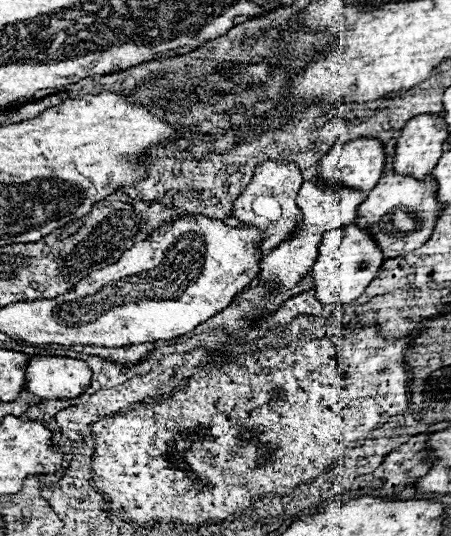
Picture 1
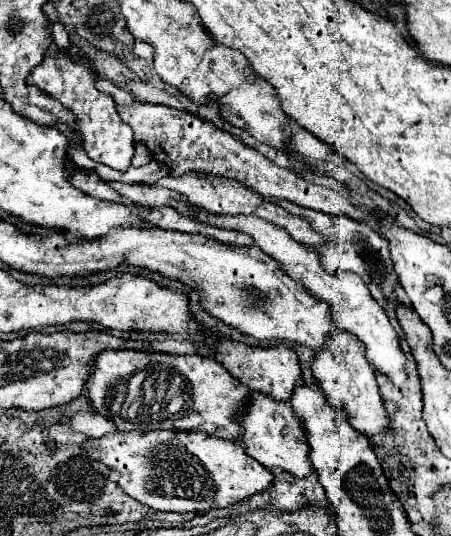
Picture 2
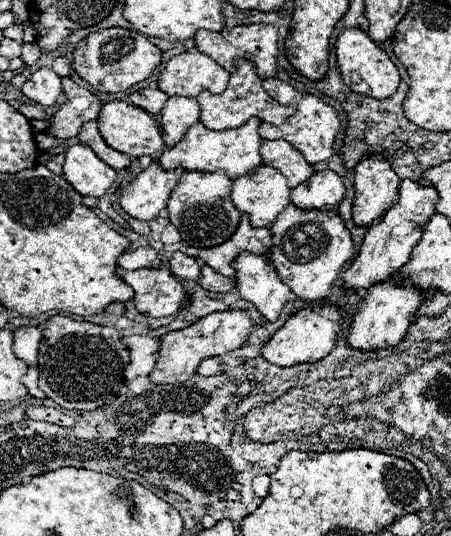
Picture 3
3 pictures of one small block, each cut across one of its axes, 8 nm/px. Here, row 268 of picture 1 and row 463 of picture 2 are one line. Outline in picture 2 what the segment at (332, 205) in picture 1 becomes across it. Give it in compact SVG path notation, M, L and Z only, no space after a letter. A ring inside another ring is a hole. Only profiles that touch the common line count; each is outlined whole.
M250 392L242 416L242 428L244 428L242 442L246 446L246 454L258 460L262 466L294 472L294 476L308 476L312 472L312 464L308 460L310 448L306 444L306 436L288 402L278 402L266 394Z

